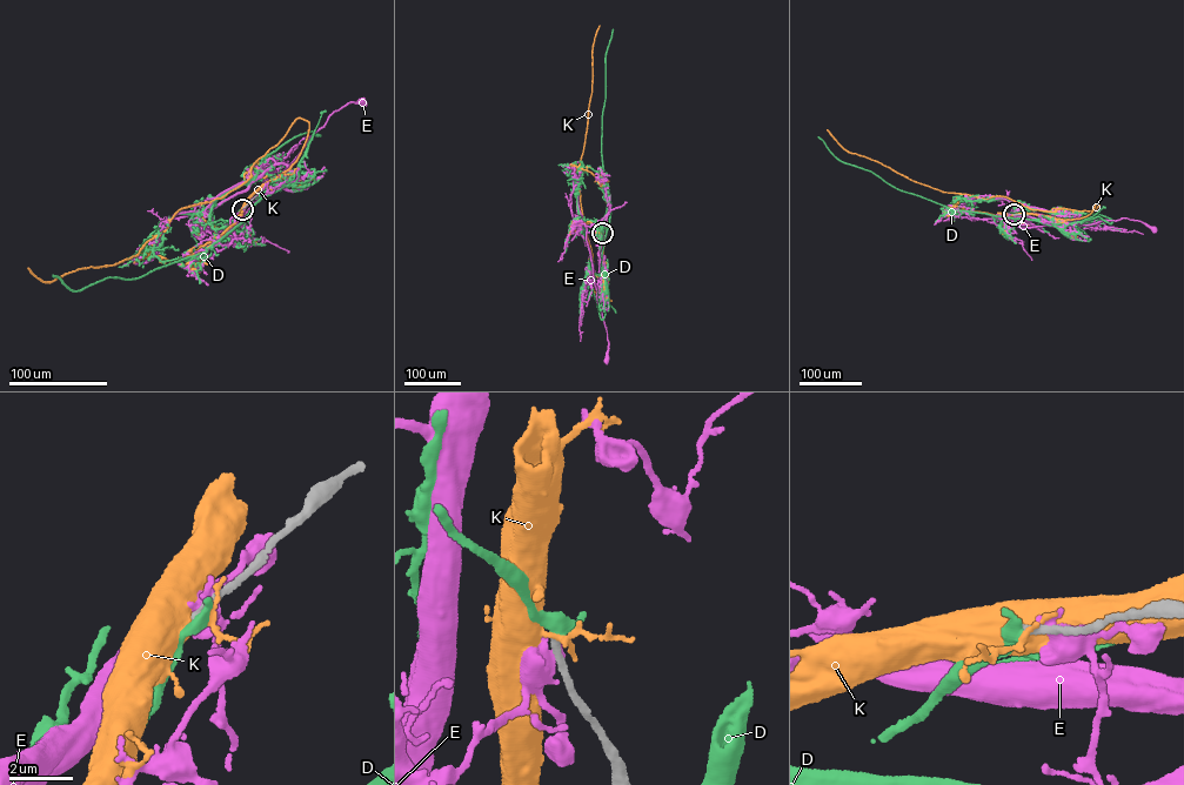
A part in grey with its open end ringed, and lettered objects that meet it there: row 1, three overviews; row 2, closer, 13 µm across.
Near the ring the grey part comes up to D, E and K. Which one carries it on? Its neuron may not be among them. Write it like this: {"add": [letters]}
{"add": []}

